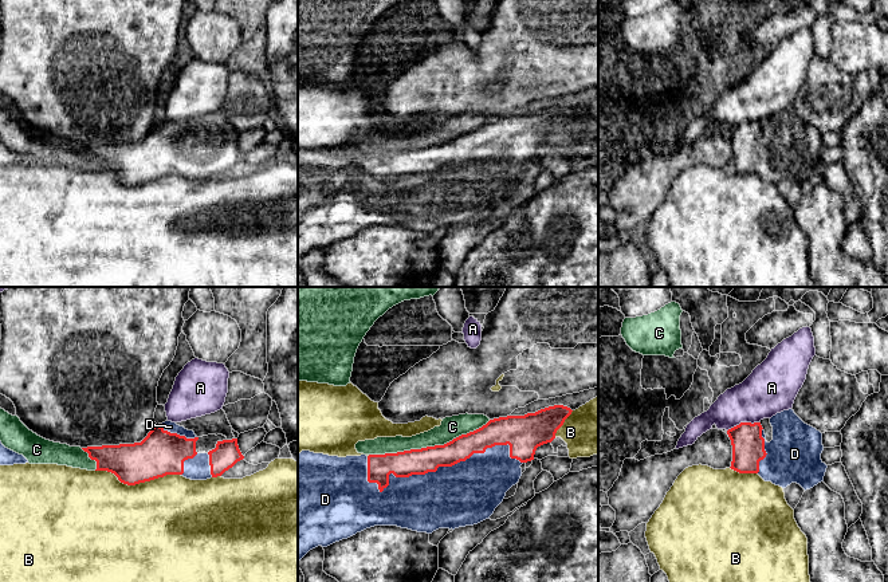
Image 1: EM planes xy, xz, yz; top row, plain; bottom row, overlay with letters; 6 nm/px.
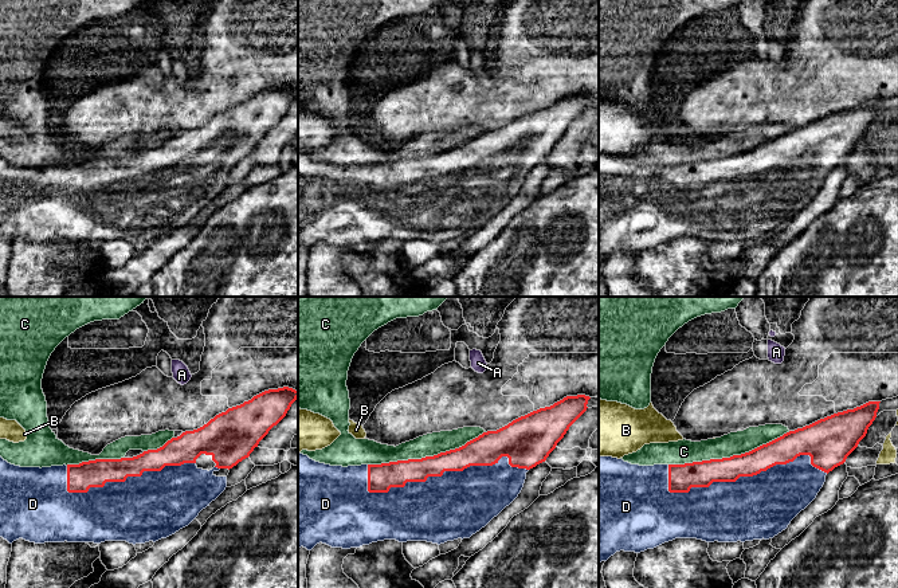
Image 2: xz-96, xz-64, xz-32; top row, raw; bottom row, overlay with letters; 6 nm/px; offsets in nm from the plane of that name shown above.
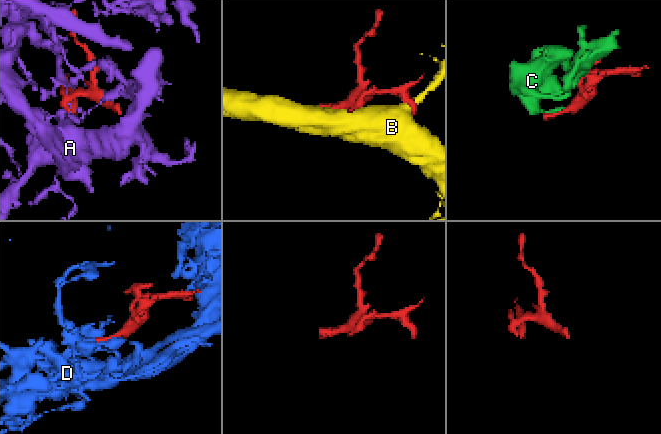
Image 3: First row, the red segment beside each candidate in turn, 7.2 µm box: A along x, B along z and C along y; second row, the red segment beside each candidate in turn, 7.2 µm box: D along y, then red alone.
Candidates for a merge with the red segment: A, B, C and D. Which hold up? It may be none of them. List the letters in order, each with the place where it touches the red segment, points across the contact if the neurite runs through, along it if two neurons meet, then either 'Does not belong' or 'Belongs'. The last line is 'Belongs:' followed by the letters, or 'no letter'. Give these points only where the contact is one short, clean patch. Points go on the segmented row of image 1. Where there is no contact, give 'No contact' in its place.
A: Touches red at yz (742, 423). Does not belong
B: Touches red at xy (138, 483). Does not belong
C: Touches red at xz (429, 447). Does not belong
D: Touches red at xz (443, 466). Belongs
Belongs: D

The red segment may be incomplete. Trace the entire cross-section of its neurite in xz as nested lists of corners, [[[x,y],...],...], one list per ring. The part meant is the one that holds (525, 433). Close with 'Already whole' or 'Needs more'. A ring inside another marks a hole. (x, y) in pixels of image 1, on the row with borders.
[[[554,405],[524,416],[499,417],[444,445],[397,453],[338,457],[302,451],[298,455],[298,563],[318,546],[327,547],[374,526],[432,534],[439,528],[455,530],[490,519],[506,492],[519,481],[520,465],[534,460],[538,447],[555,439],[571,412],[567,406]]]. Needs more

